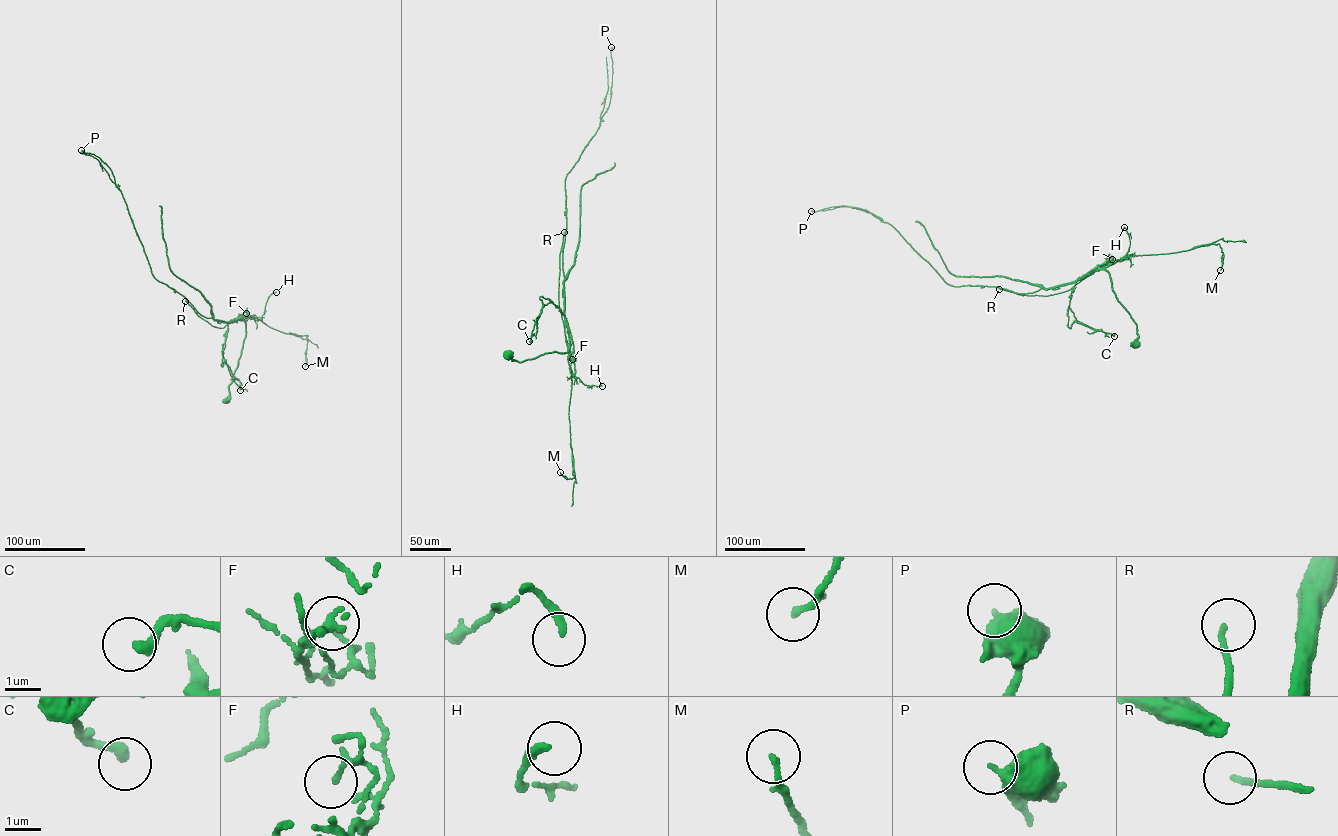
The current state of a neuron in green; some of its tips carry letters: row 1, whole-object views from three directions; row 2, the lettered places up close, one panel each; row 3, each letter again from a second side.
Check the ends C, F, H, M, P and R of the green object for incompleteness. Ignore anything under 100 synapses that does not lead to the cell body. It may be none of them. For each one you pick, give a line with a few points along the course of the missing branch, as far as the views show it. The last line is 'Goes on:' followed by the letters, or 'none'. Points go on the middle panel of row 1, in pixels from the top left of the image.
Goes on: none

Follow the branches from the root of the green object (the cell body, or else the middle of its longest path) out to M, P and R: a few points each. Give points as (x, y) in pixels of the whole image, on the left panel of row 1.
M: (226, 401), (245, 336), (246, 317), (253, 315), (272, 328), (307, 340), (305, 366)
P: (226, 401), (245, 336), (245, 322), (206, 317), (183, 296), (155, 279), (112, 171), (98, 156), (81, 150)
R: (226, 401), (245, 336), (246, 319), (240, 317), (223, 328), (215, 327), (197, 315), (185, 301)

